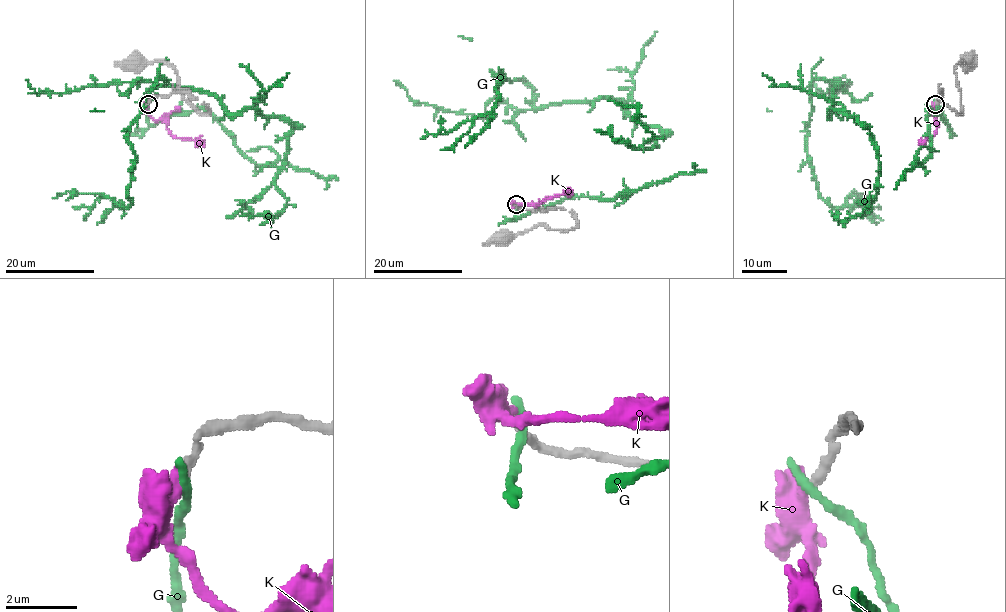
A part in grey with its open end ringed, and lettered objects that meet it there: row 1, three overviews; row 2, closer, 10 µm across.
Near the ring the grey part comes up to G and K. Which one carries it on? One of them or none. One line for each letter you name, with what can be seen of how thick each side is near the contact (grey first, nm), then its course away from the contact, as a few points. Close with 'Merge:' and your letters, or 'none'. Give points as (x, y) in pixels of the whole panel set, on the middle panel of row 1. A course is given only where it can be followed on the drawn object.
Merge: none

